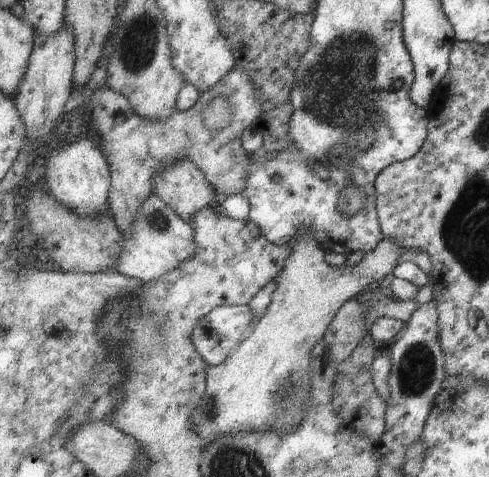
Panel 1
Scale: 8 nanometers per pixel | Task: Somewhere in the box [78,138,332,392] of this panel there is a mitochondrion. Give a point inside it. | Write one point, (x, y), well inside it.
(157, 220)

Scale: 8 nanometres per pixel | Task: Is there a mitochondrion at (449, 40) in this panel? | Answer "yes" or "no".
no

